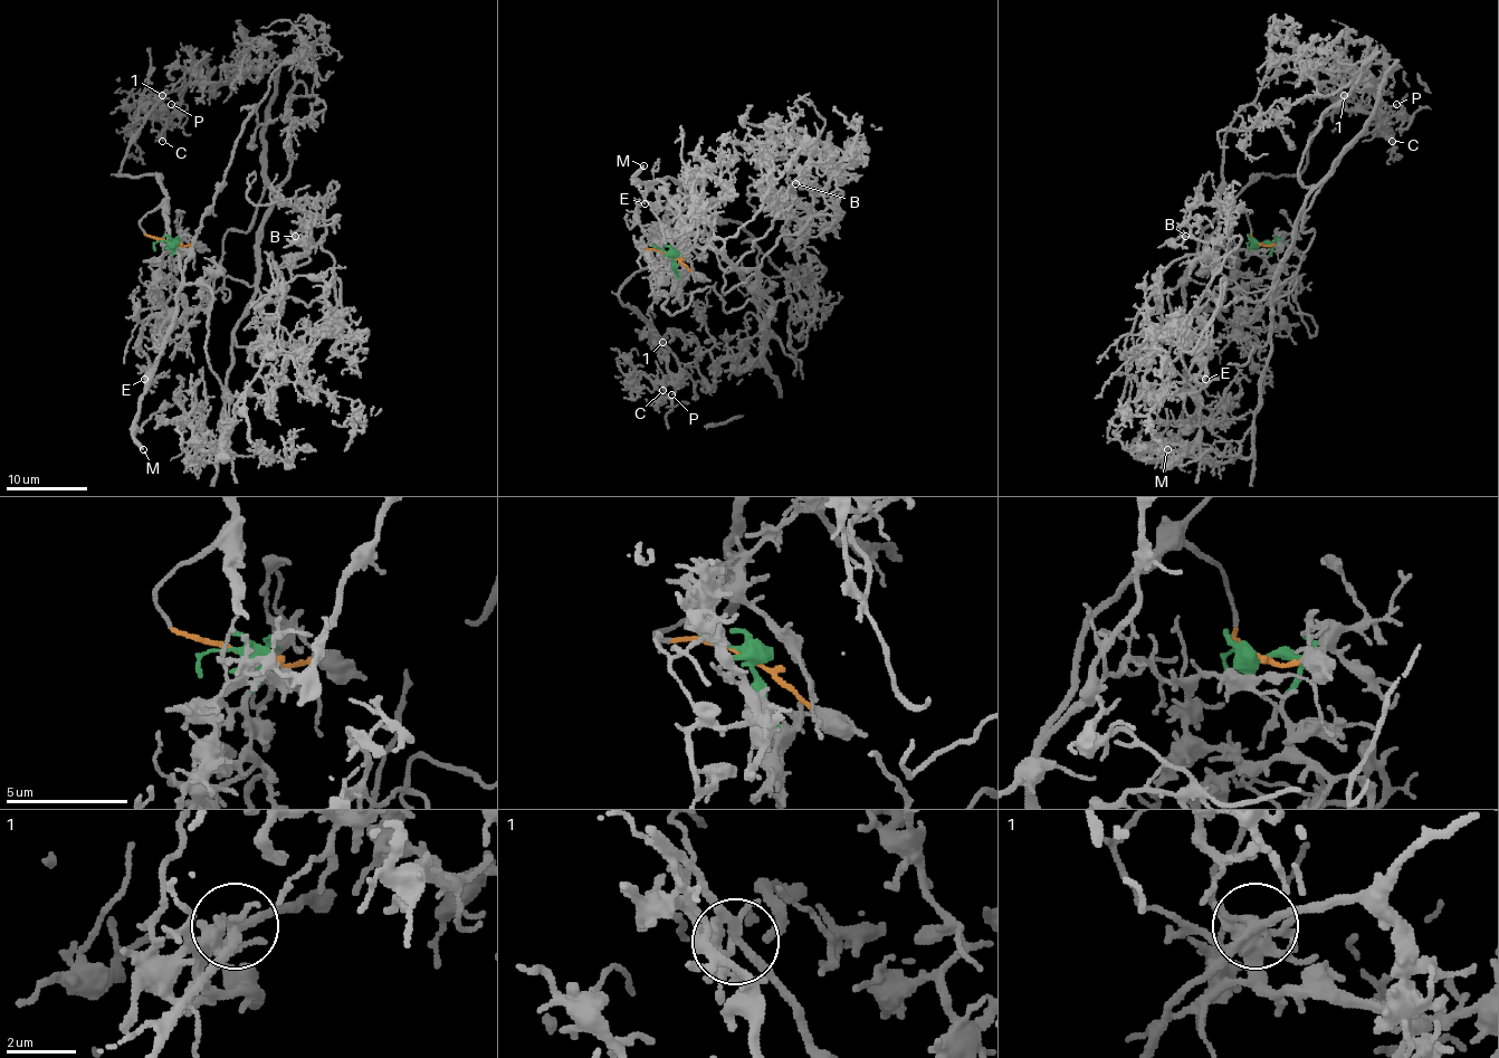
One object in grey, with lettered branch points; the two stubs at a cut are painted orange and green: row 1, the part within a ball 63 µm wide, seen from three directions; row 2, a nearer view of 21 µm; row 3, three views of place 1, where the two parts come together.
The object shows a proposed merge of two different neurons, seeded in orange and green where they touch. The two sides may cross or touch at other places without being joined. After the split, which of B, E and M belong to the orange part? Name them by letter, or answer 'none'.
E, M

